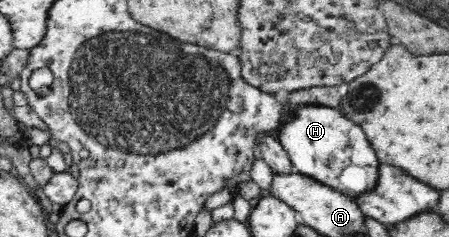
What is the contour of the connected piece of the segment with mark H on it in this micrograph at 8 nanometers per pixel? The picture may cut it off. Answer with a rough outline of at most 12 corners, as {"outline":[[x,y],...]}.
{"outline":[[297,106],[277,139],[295,172],[349,197],[379,158],[341,111]]}

